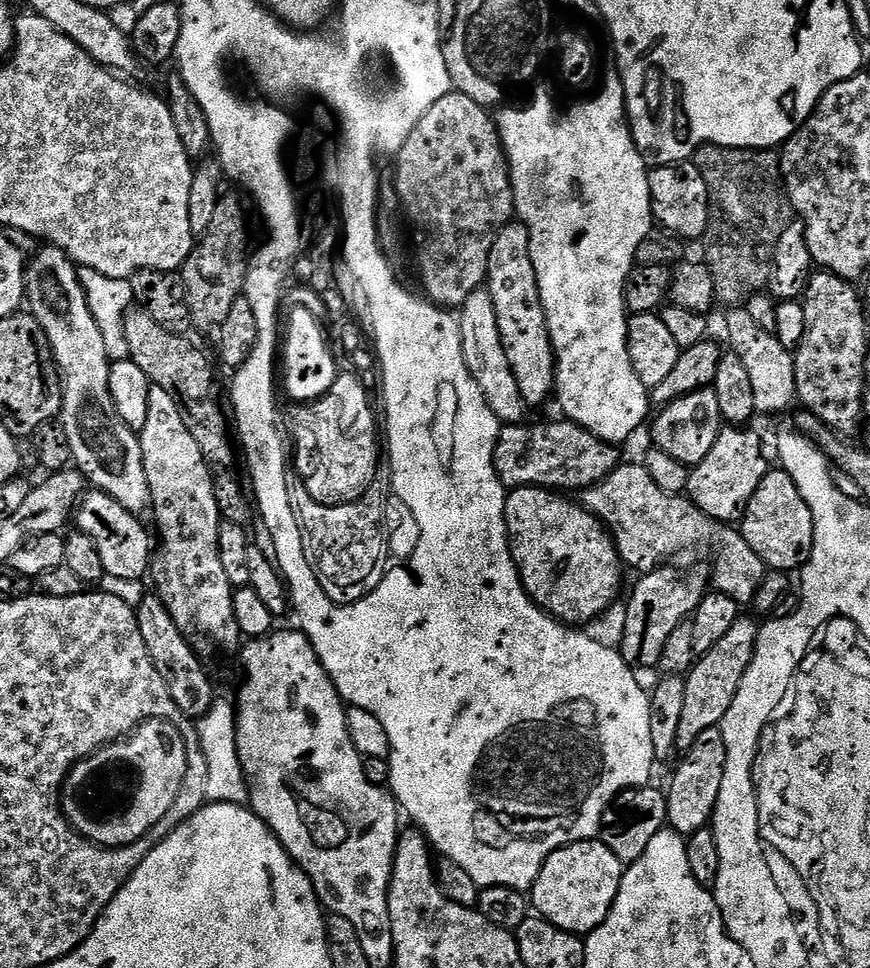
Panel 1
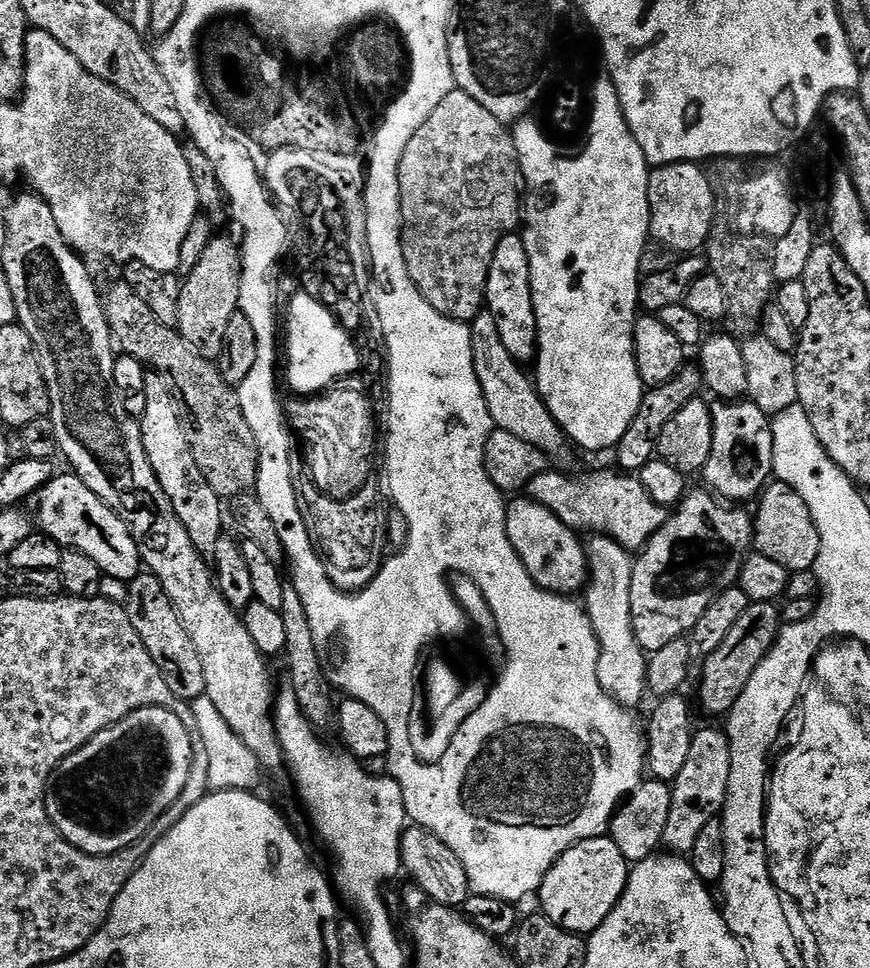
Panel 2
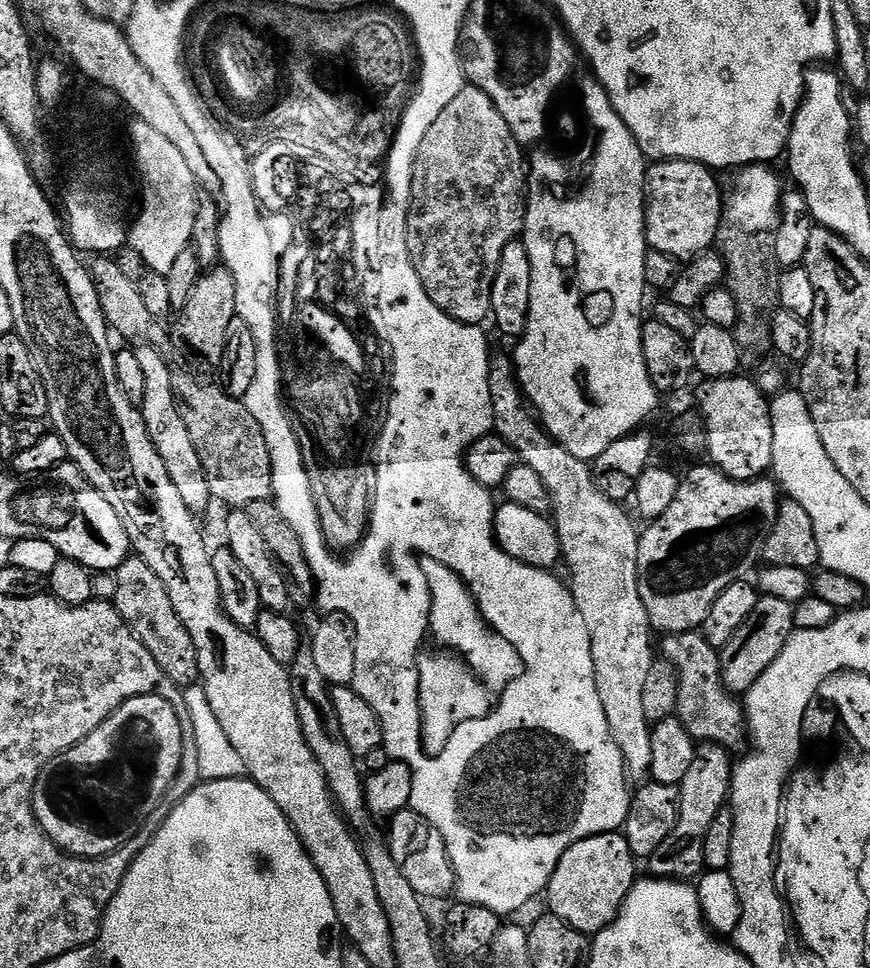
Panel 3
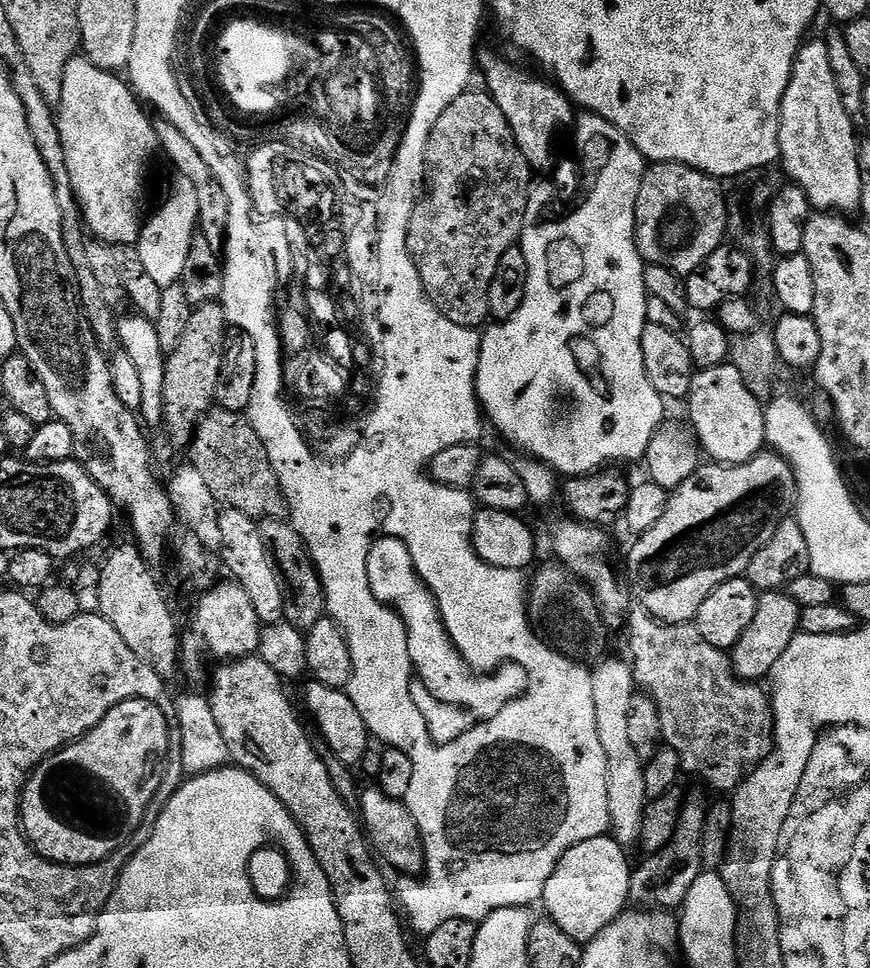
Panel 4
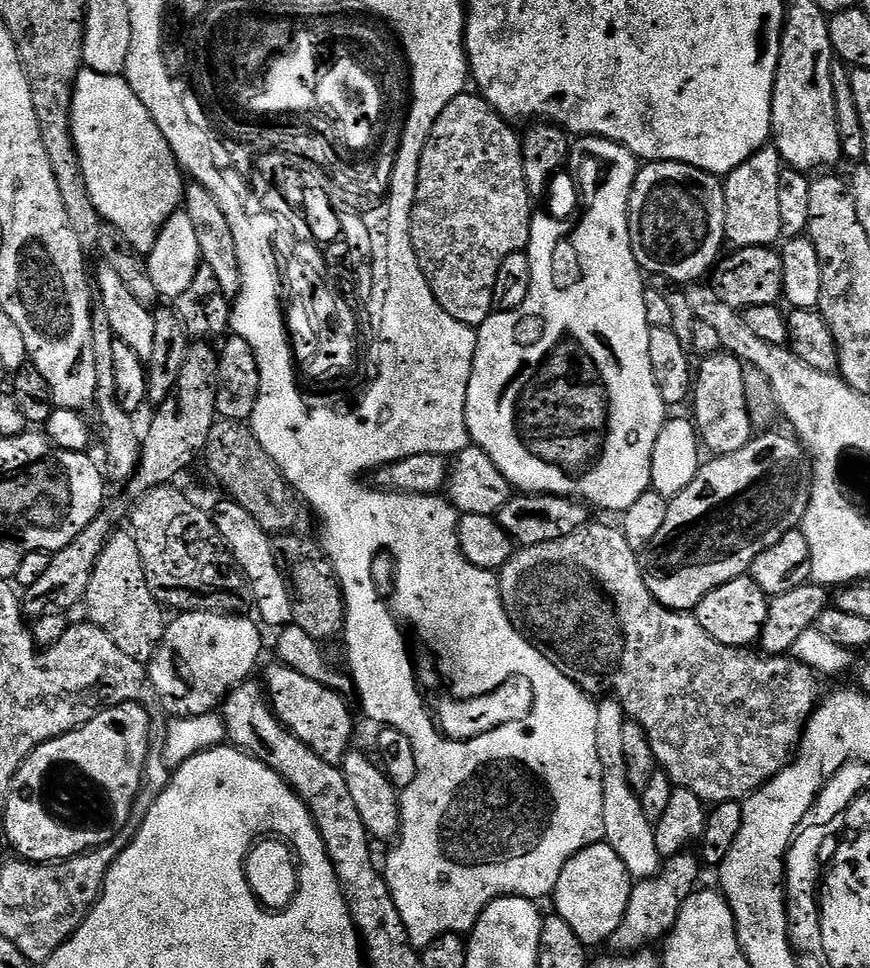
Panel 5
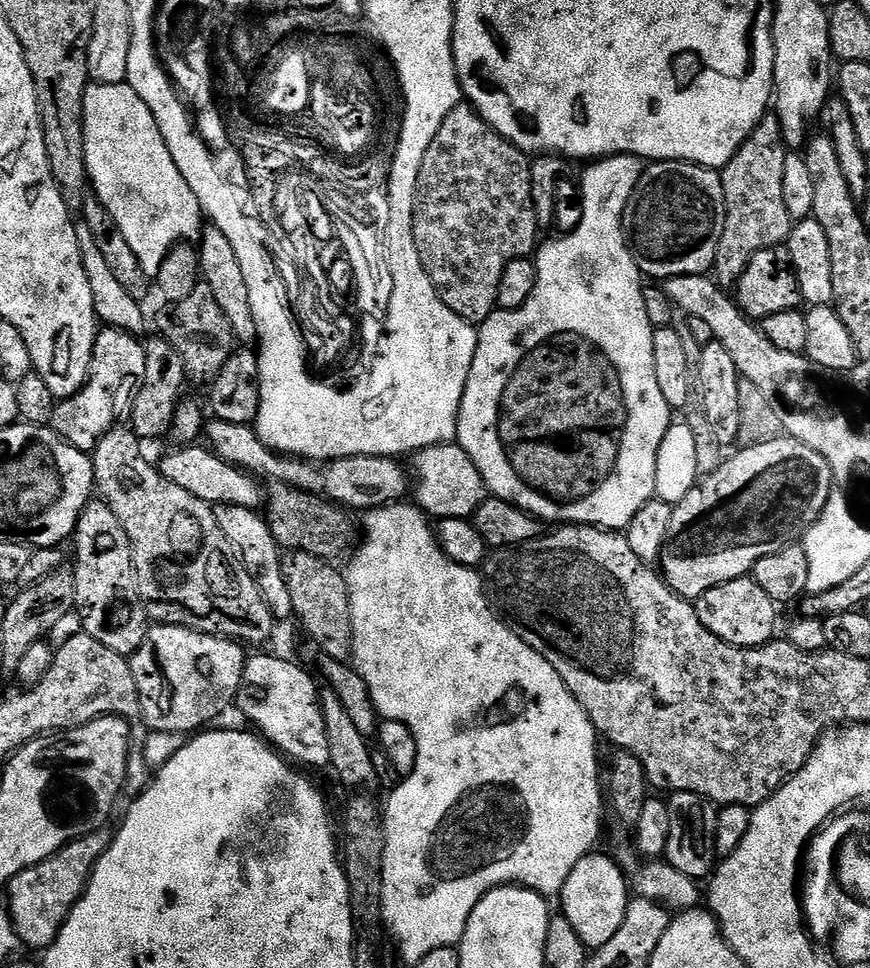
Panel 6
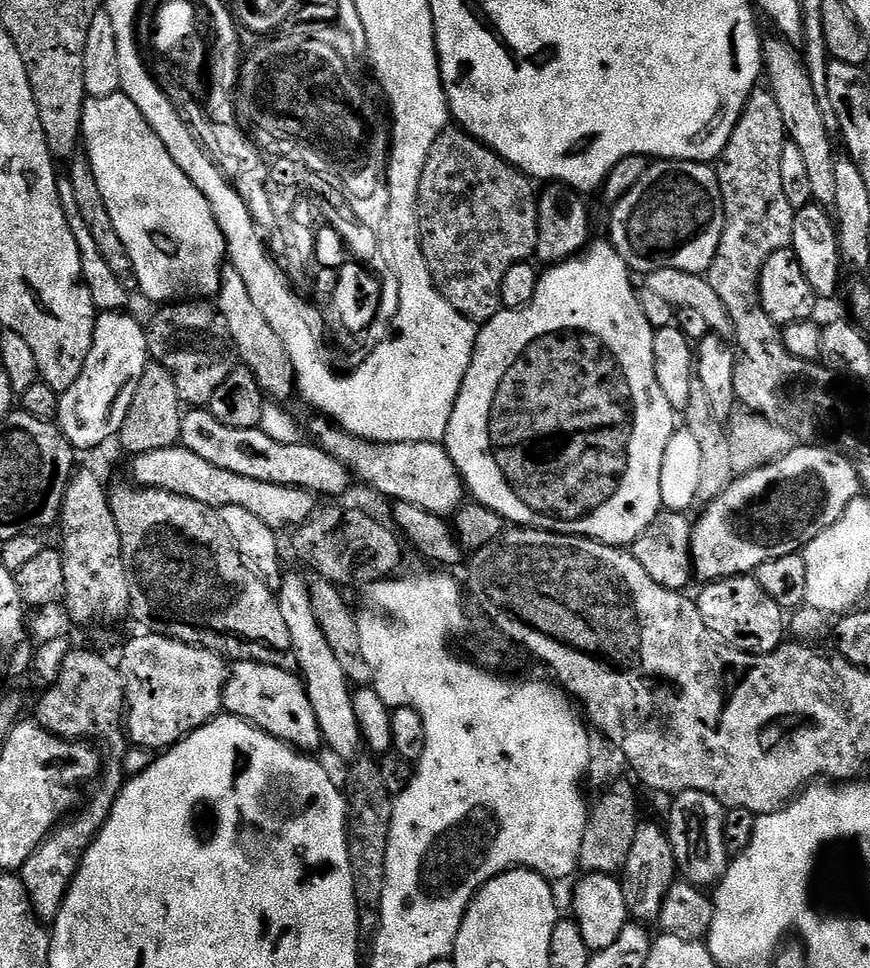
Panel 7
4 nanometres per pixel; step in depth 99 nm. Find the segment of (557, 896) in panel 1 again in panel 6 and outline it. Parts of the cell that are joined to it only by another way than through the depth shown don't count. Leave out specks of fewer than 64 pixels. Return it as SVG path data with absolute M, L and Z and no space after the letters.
M589 854L570 870L570 878L566 878L566 886L560 891L558 903L561 904L562 914L574 926L578 938L590 950L606 946L618 930L622 930L622 922L626 918L626 910L630 899L628 877L620 869L619 864L611 855L596 856Z

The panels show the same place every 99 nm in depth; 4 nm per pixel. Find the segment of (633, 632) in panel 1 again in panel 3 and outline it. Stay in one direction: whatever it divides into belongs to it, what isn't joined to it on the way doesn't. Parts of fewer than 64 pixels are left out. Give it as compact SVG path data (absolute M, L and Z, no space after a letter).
M707 466L708 468L692 468L685 475L678 486L678 498L674 498L674 503L670 505L670 510L662 514L662 518L651 521L647 525L648 529L640 532L640 545L638 546L638 594L642 594L642 602L646 606L646 614L650 618L653 629L660 634L675 634L678 632L695 632L703 629L706 614L710 614L710 606L714 606L714 598L726 590L734 582L745 579L752 567L755 569L761 563L762 553L764 551L764 537L766 533L774 526L776 514L780 509L782 499L781 489L778 487L775 479L761 478L758 480L731 480L725 476L719 468Z

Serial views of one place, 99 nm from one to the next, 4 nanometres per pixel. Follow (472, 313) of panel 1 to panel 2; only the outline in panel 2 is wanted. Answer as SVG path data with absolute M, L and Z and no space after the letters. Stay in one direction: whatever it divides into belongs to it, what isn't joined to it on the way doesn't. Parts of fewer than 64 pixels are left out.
M486 310L480 312L470 321L472 330L472 349L474 350L474 374L478 374L478 382L482 386L482 394L486 398L486 406L490 410L490 418L496 428L514 434L514 438L522 438L530 442L538 450L555 458L570 441L560 429L560 424L544 405L544 399L536 391L536 385L523 372L521 361L516 360L502 346L502 337L498 334L498 325Z

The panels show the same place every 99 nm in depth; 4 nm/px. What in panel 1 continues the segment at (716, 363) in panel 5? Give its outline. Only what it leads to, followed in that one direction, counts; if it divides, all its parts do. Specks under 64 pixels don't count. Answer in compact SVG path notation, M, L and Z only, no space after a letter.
M744 426L721 427L714 446L710 446L710 454L688 474L688 499L712 520L729 526L744 519L744 511L750 498L754 498L754 490L758 490L758 482L770 471L759 434L748 430Z

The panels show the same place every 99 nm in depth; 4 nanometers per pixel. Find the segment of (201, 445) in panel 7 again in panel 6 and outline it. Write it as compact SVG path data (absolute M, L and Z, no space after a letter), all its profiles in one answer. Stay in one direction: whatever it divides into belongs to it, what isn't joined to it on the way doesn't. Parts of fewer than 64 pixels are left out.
M212 418L206 424L206 440L210 445L211 451L215 452L218 458L222 458L228 464L234 465L235 468L241 468L243 472L251 474L253 477L261 478L266 482L275 482L294 486L303 492L310 492L317 496L327 497L334 504L339 504L345 509L353 510L357 508L360 514L372 511L373 508L386 508L393 502L400 502L405 499L404 495L410 492L410 472L407 467L404 468L399 459L390 456L347 456L327 462L313 462L310 460L301 460L294 456L286 456L281 453L270 450L258 438L255 427L247 424L231 424Z

